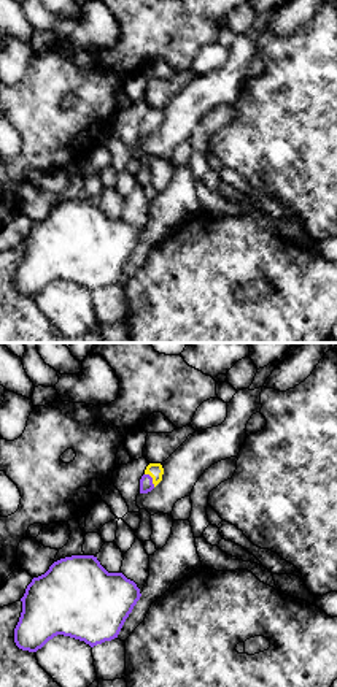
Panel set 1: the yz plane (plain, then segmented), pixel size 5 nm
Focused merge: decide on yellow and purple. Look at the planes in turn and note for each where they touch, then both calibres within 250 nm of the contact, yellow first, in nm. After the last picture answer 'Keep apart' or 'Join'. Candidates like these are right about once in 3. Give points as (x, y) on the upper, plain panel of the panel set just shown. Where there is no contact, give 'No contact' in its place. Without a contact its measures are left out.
Touches yellow at (153, 124). Thickness 80 nm (yellow) against 70 nm

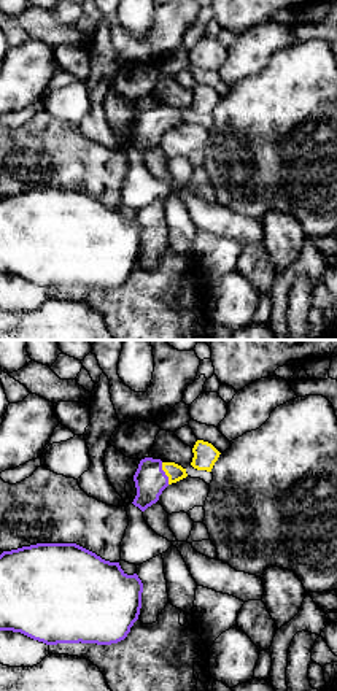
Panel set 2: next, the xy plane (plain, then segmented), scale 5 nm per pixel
Touches yellow at (166, 118). Thickness 90 nm (yellow) against 160 nm

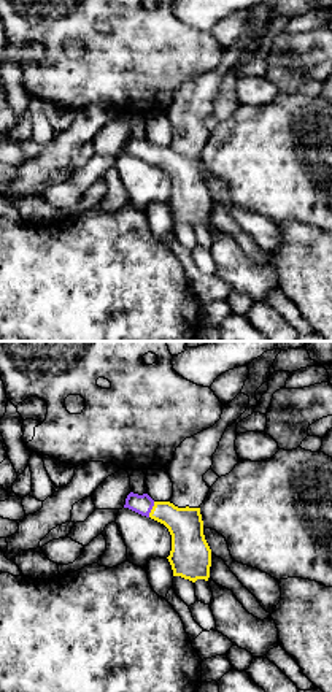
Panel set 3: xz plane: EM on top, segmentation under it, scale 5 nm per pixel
Touches yellow at (151, 154). Thickness 180 nm (yellow) against 100 nm

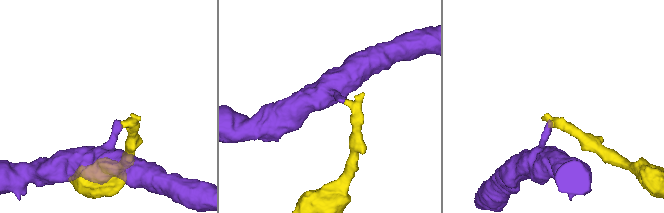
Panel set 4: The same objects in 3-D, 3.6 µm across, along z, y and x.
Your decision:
Join

